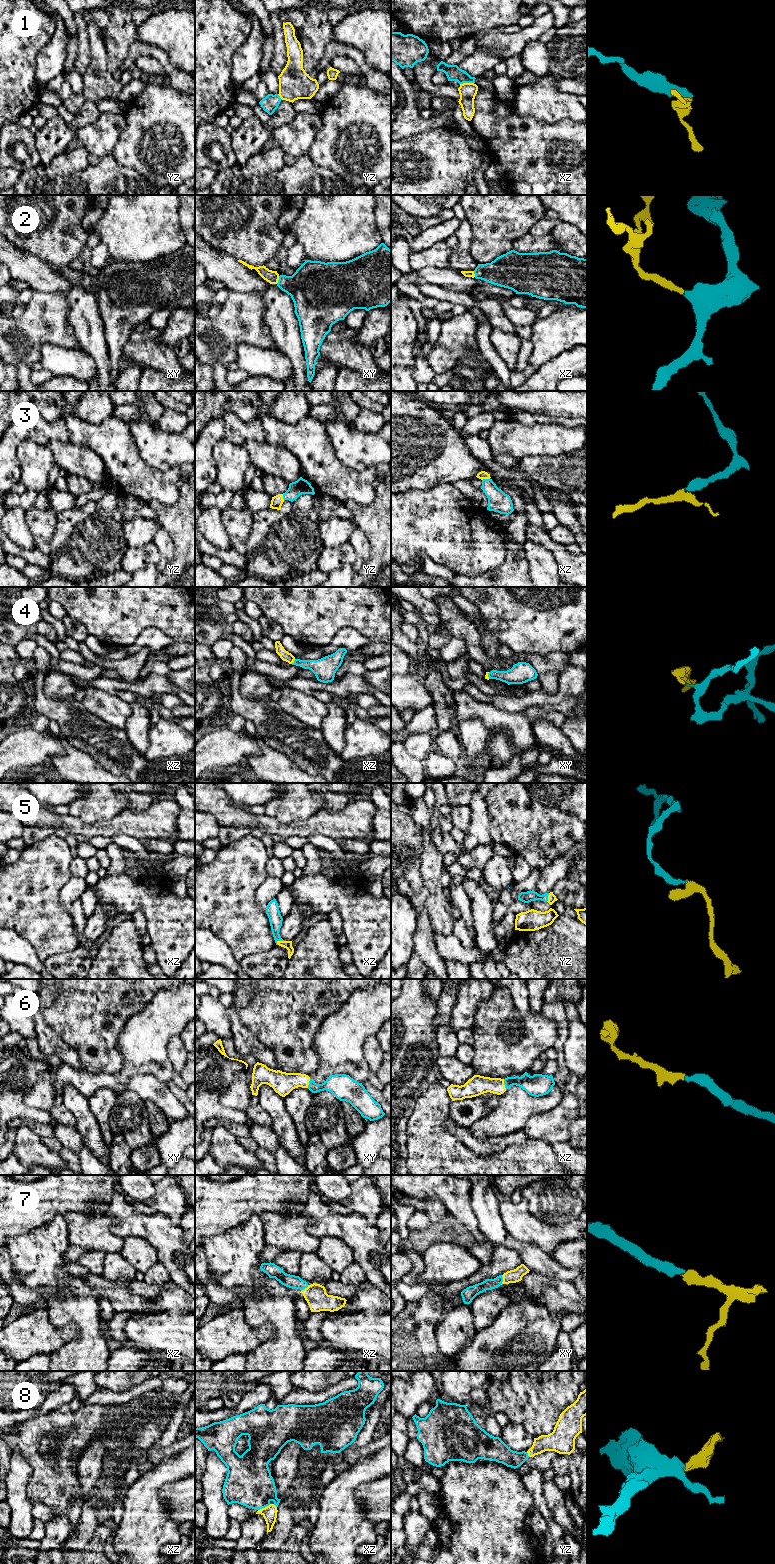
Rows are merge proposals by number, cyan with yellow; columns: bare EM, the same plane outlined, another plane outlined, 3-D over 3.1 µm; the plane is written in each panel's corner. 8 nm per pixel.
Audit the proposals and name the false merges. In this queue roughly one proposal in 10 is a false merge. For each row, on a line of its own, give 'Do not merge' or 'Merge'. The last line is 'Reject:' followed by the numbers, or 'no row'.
1: Merge
2: Merge
3: Merge
4: Merge
5: Merge
6: Merge
7: Merge
8: Merge
Reject: no row

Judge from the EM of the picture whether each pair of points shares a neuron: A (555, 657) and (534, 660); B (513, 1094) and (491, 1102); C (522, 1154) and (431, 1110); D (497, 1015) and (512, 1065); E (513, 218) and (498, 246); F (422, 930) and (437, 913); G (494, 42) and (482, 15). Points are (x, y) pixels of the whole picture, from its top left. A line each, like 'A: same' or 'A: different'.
A: same
B: different
C: same
D: same
E: same
F: different
G: different

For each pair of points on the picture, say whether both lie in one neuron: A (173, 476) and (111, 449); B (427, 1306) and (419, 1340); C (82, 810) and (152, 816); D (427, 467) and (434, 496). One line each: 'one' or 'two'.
A: two
B: one
C: two
D: two

